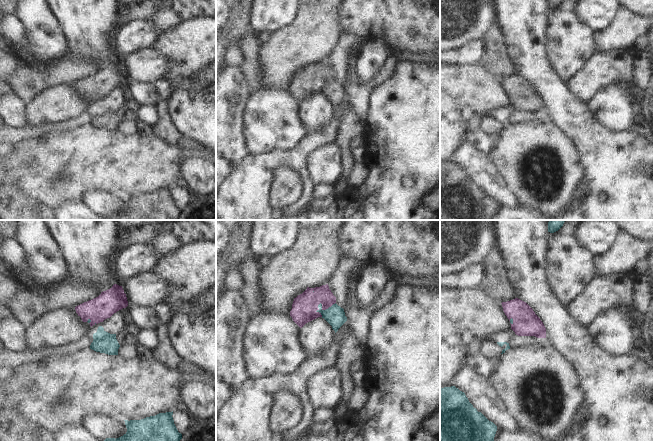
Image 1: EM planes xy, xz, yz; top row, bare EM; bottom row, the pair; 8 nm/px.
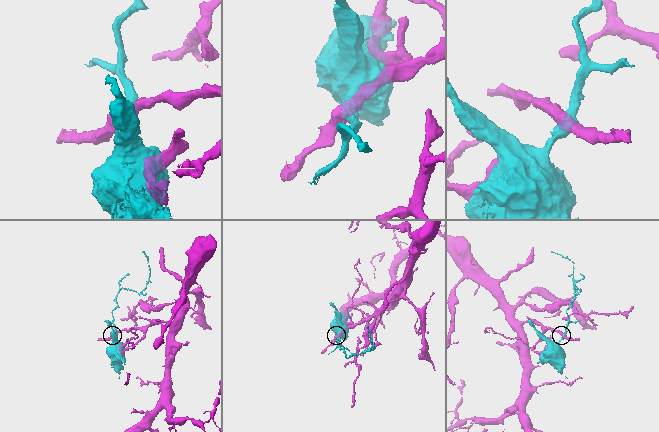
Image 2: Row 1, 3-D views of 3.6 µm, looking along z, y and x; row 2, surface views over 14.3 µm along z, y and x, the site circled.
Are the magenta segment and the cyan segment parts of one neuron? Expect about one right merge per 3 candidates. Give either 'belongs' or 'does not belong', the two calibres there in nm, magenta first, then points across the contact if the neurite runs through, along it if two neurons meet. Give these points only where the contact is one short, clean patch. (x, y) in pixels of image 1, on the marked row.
does not belong; calibres 200 and 160 nm

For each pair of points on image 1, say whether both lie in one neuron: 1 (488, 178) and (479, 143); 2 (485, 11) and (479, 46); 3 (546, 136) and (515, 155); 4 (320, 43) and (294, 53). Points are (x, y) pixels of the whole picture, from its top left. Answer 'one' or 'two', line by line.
1: two
2: two
3: one
4: two

